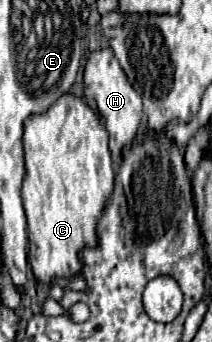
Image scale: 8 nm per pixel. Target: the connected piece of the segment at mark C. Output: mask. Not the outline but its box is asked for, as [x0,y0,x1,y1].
[22,92,114,282]

